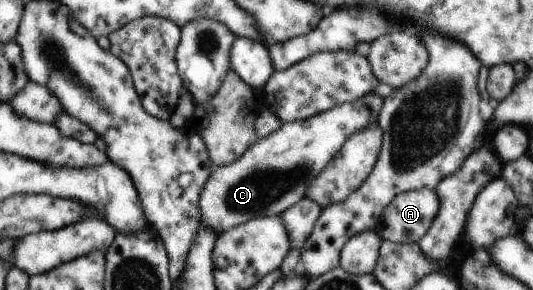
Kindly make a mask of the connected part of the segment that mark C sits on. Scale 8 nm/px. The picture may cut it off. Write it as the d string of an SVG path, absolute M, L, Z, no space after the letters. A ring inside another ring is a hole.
M374 93L365 94L361 99L344 103L330 110L321 112L301 121L283 123L283 125L268 136L257 139L256 142L232 164L222 165L214 169L204 186L200 198L201 226L213 229L218 235L231 228L243 225L251 218L280 216L289 206L304 198L305 190L313 178L327 166L330 159L341 150L346 139L370 123L377 122L383 100Z

